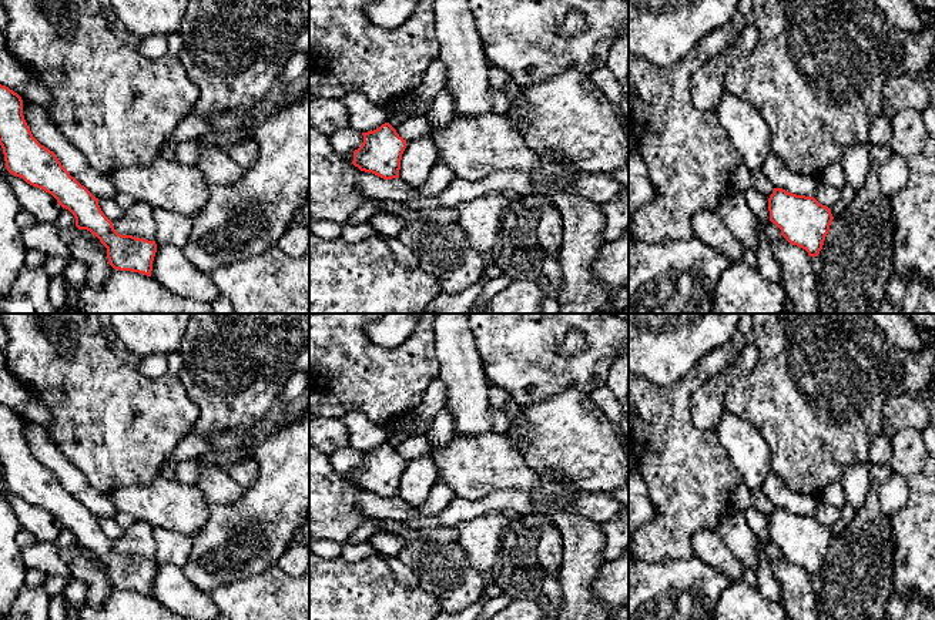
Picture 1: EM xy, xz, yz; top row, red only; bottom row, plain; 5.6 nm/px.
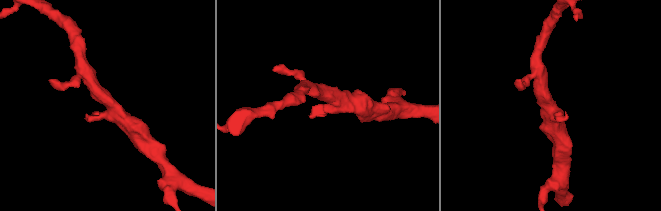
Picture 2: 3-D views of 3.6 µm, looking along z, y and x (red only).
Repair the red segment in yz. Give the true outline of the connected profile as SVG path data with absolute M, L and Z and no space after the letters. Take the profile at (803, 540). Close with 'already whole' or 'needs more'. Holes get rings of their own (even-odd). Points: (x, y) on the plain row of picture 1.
M774 507L768 517L768 530L770 540L790 563L805 569L812 577L820 573L834 539L828 526L814 516Z; already whole

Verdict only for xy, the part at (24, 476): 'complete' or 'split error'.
complete

